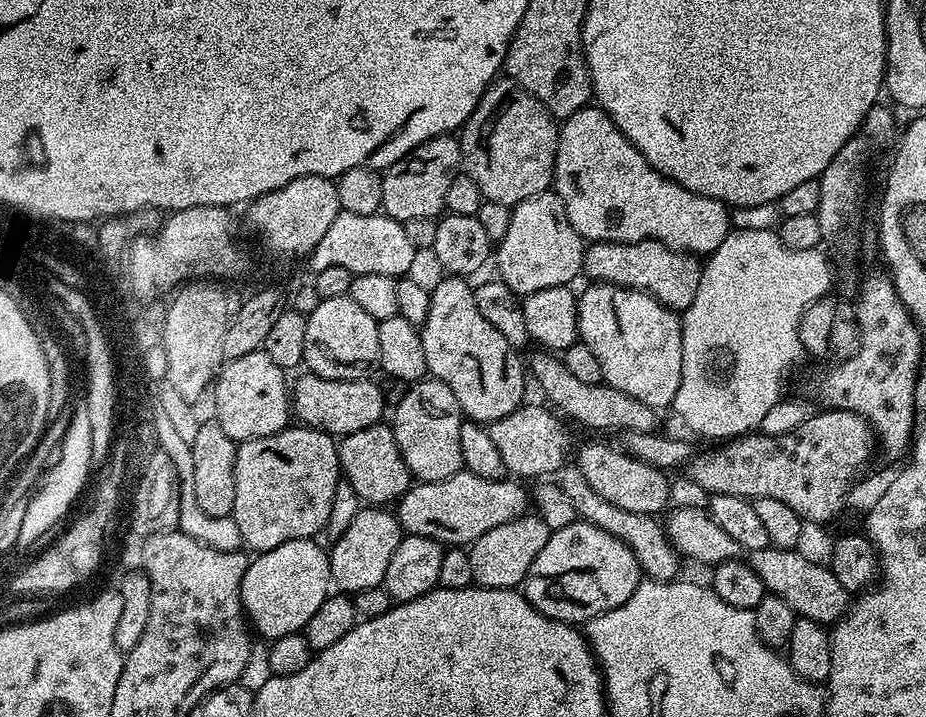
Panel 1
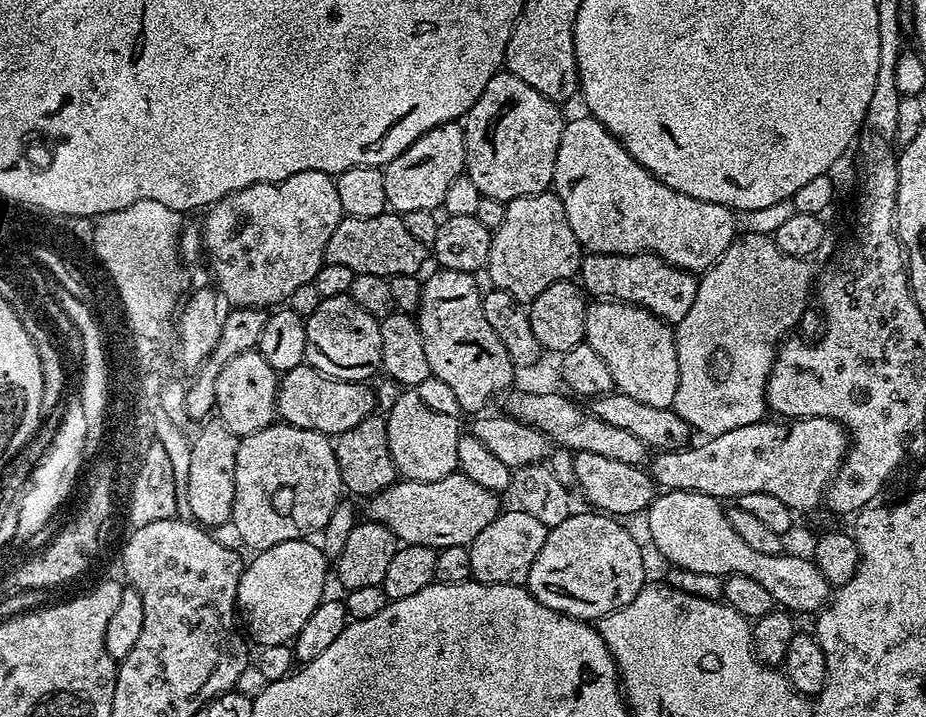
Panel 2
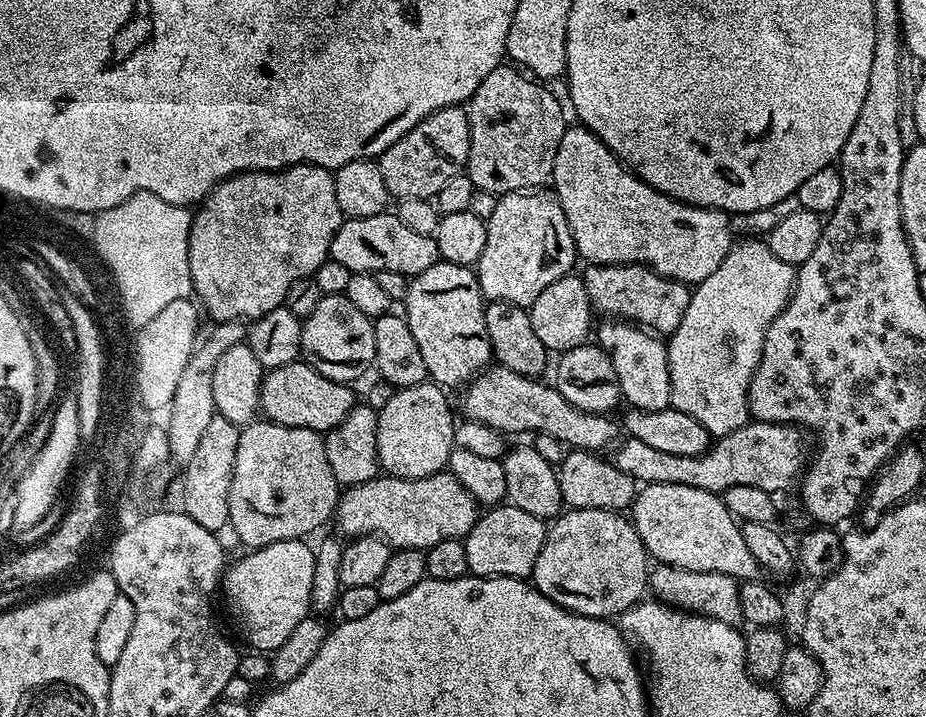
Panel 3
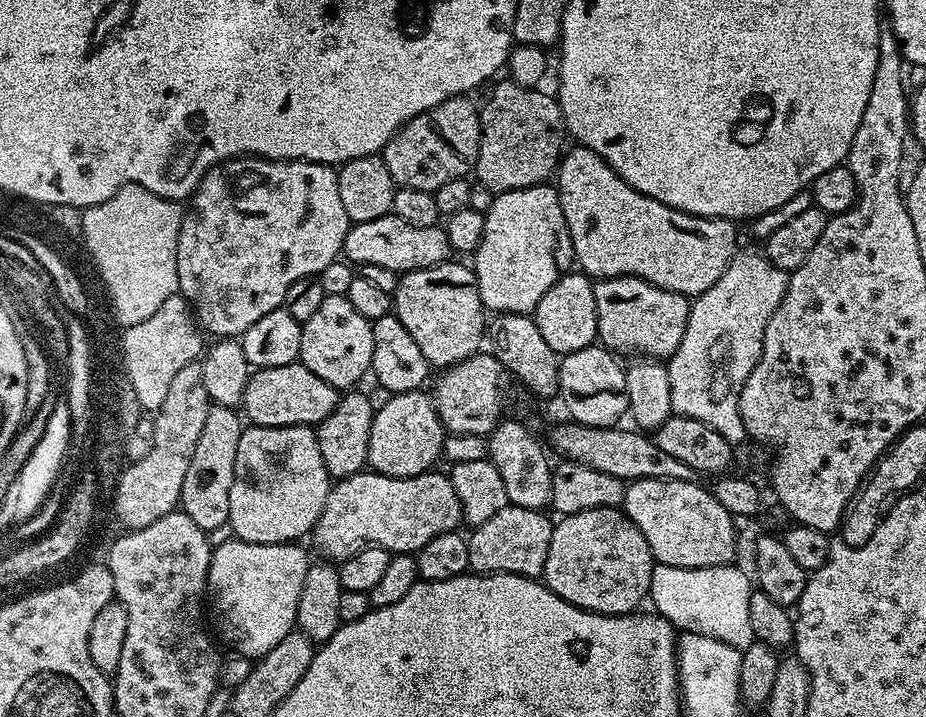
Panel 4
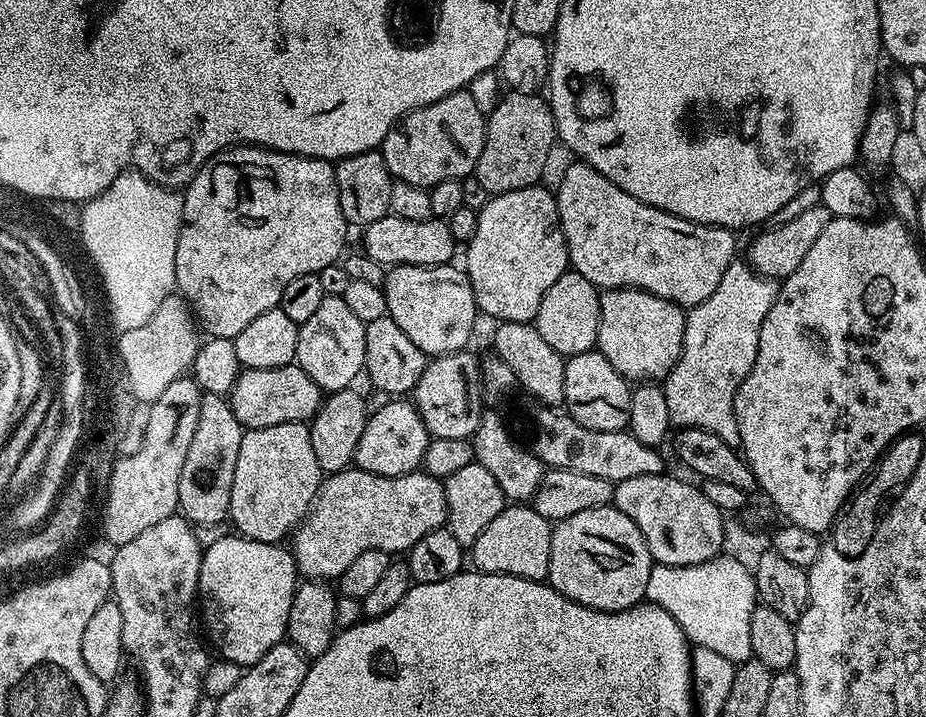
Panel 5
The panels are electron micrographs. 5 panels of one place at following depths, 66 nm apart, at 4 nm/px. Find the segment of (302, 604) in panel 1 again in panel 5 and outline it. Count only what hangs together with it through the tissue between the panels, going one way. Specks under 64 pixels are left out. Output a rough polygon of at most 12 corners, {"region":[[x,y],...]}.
{"region":[[283,543],[203,549],[198,608],[225,660],[287,637],[298,573]]}

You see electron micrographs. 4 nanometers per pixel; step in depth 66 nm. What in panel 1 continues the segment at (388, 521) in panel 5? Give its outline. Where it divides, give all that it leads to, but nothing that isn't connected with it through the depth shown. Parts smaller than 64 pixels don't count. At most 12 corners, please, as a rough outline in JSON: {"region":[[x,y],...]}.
{"region":[[512,478],[413,483],[394,511],[409,536],[471,546],[529,511]]}

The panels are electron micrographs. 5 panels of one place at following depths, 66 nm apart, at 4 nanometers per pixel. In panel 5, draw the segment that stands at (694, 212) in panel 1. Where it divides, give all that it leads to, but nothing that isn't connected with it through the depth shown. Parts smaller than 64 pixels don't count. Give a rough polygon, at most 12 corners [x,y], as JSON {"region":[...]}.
{"region":[[583,162],[554,188],[571,271],[685,310],[737,233],[638,202]]}

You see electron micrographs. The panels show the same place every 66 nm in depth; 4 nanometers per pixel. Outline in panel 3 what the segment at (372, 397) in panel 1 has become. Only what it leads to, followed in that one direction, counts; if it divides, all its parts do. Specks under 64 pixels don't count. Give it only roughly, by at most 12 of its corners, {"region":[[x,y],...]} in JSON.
{"region":[[303,362],[269,368],[263,419],[327,434],[355,408],[347,383]]}

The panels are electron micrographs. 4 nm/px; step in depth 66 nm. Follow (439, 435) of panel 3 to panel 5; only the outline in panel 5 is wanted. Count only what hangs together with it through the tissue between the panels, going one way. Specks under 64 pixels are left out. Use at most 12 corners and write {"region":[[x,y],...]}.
{"region":[[408,398],[368,417],[355,467],[405,476],[430,435]]}

